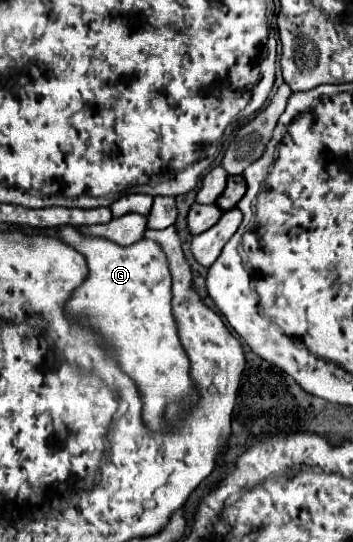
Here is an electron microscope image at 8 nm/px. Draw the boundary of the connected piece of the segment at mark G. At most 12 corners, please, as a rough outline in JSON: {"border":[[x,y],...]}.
{"border":[[60,233],[88,279],[66,309],[114,347],[162,429],[198,399],[164,251]]}

